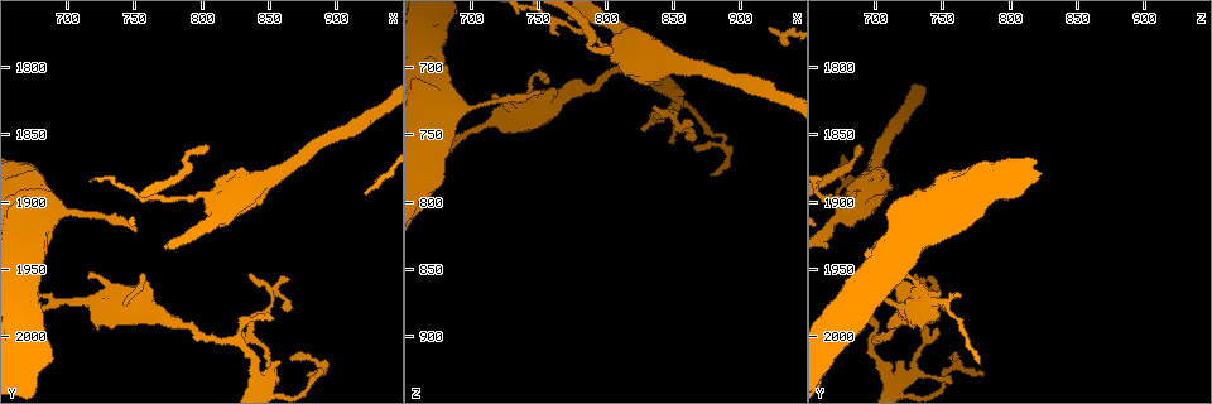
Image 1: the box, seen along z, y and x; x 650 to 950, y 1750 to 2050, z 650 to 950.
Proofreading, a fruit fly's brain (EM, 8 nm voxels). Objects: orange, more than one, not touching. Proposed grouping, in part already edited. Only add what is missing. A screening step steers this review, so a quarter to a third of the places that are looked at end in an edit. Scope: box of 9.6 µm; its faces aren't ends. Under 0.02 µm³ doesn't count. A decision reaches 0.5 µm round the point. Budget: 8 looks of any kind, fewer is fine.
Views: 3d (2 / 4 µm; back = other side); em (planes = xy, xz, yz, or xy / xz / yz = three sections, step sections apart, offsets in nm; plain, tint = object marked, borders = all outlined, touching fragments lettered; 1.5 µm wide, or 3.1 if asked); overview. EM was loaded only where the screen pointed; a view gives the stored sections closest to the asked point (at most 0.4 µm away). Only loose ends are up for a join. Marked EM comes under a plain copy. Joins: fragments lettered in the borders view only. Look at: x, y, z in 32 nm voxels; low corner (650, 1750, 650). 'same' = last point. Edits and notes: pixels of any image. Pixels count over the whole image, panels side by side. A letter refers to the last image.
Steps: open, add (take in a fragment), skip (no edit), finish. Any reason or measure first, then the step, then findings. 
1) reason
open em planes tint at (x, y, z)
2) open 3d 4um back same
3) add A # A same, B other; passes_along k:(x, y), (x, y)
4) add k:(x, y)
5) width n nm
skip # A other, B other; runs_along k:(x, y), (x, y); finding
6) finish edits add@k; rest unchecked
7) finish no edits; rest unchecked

an open end
open em xz step 8 tint at (836, 1954, 728)

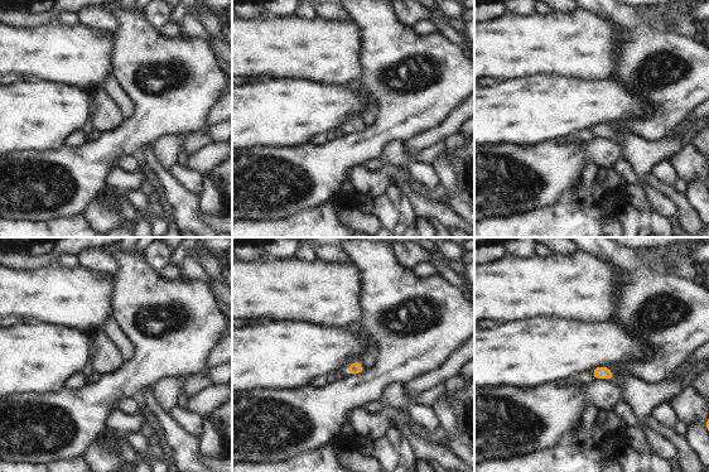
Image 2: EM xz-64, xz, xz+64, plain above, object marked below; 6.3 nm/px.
another direction
open em planes tint same

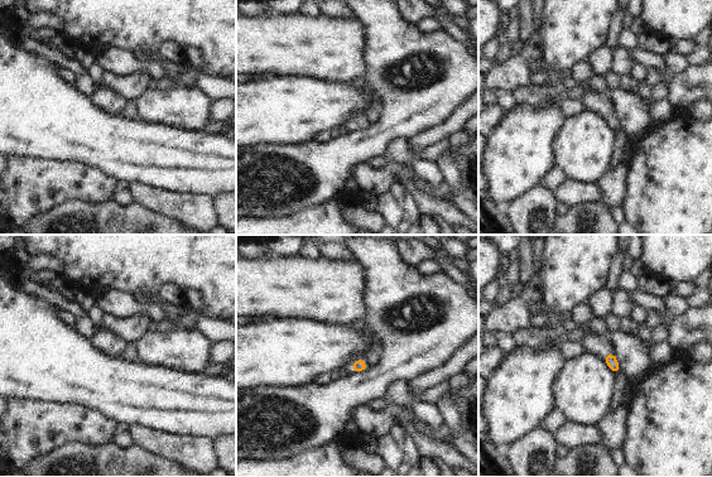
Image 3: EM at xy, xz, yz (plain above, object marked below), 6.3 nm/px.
see the neighbours
open em planes borders same

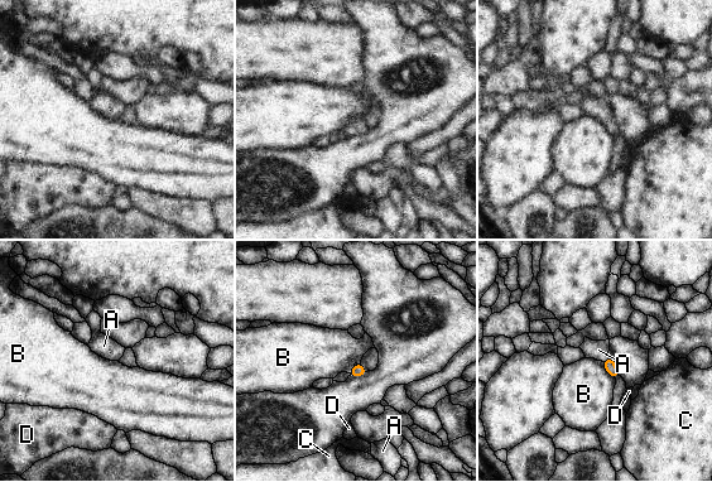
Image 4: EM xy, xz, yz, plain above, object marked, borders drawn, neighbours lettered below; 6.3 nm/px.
add 4:(599, 350) # A same, B other, C other, D other; it goes on there

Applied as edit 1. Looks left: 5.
open overview

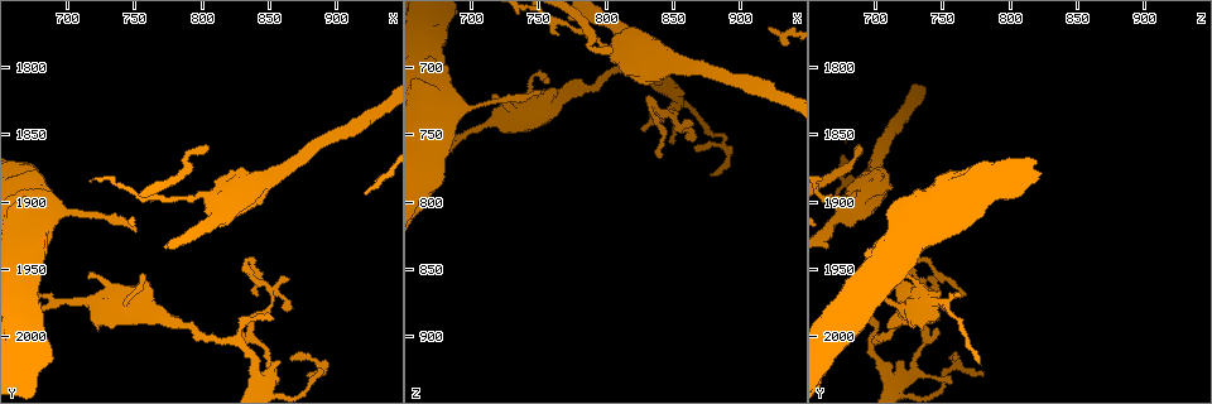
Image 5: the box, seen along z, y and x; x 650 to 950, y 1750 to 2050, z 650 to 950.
an open end
open em xy step 4 borders at (806, 1864, 688)

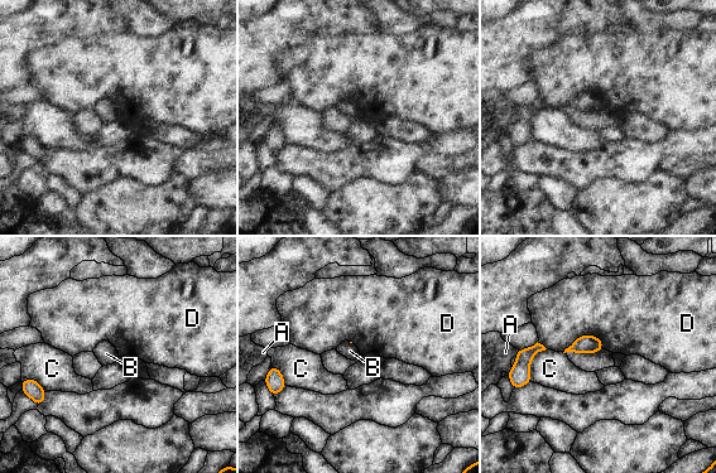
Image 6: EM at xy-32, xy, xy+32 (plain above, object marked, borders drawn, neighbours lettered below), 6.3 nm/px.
open em planes borders same

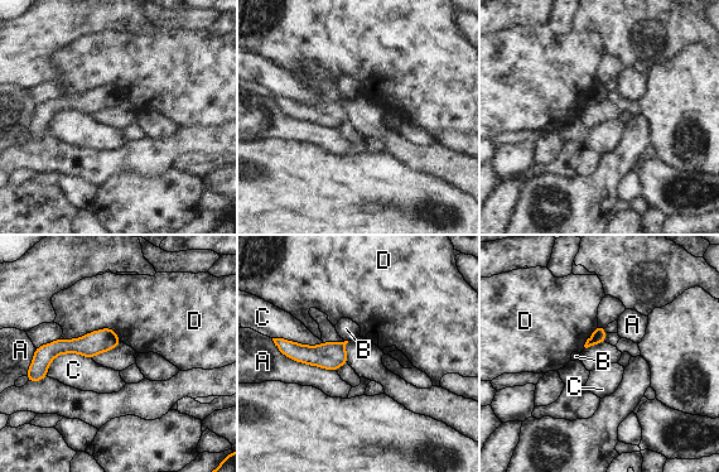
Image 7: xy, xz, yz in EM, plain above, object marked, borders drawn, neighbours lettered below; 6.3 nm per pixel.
longest_contact D 400 nm
skip # A other, B other, C other, D other; runs_along 7:(116, 341), (59, 346), (52, 354); no lettered fragment goes on from it

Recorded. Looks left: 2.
thin end
open 3d 4um back at (752, 1920, 720)

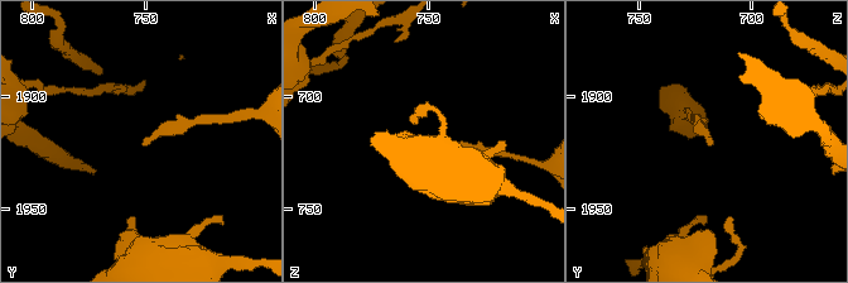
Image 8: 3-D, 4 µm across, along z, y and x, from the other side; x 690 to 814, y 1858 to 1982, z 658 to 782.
open em planes borders at (752, 1921, 720)

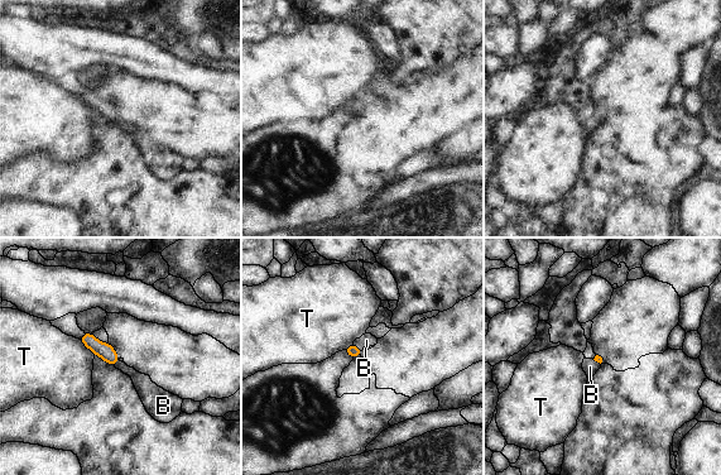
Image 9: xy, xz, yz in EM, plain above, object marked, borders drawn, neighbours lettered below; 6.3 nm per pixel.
add 9:(366, 340) # B same, T other; passes_along 9:(352, 350), (356, 346), (366, 340); it goes on there

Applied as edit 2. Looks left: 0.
finish edits add@4, add@9; rest unchecked

